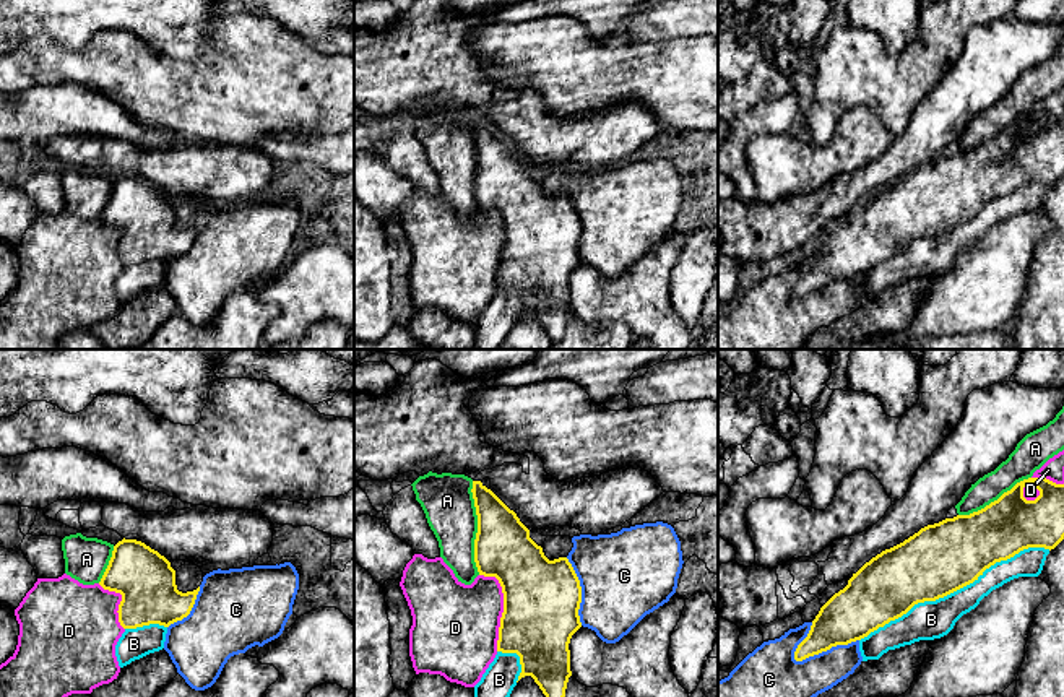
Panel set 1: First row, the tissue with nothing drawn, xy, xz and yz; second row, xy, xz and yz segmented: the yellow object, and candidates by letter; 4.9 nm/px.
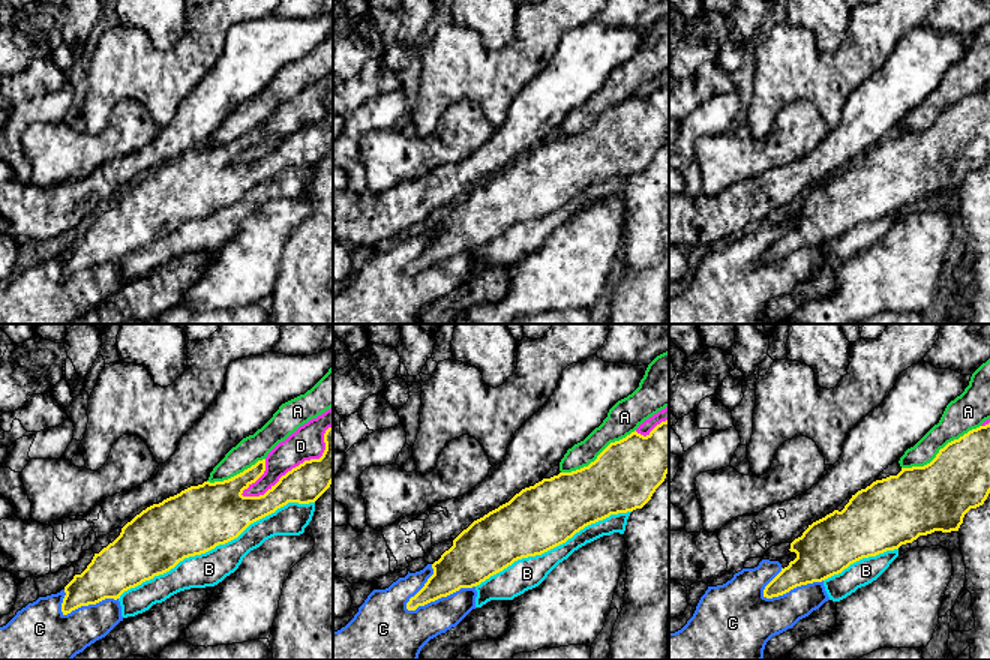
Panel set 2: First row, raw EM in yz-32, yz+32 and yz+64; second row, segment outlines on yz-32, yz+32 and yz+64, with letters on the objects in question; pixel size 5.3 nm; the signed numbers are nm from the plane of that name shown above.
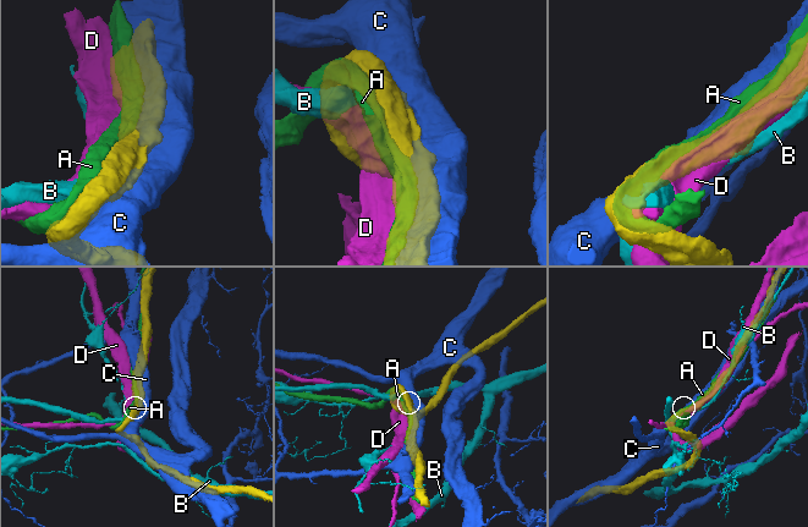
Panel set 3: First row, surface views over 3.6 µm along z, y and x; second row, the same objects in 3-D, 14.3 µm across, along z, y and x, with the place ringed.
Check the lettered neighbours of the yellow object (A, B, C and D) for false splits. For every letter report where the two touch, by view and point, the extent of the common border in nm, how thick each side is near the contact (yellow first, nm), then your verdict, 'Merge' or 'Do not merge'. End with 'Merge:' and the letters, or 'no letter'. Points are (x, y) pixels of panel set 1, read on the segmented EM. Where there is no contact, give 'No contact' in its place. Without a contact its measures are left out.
A: Touches yellow at xz (478, 528). Shared border 460 nm. Thickness 280 nm (yellow) against 260 nm. Merge
B: Touches yellow at yz (954, 590). Shared border 1050 nm. Thickness 360 nm (yellow) against 190 nm. Do not merge
C: Touches yellow at yz (826, 650). Shared border 340 nm. Thickness 260 nm (yellow) against 200 nm. Do not merge
D: Touches yellow at xz (504, 606). Shared border 400 nm. Thickness 380 nm (yellow) against 400 nm. Do not merge
Merge: A

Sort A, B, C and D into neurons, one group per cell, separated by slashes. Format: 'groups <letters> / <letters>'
groups A / B / C / D

